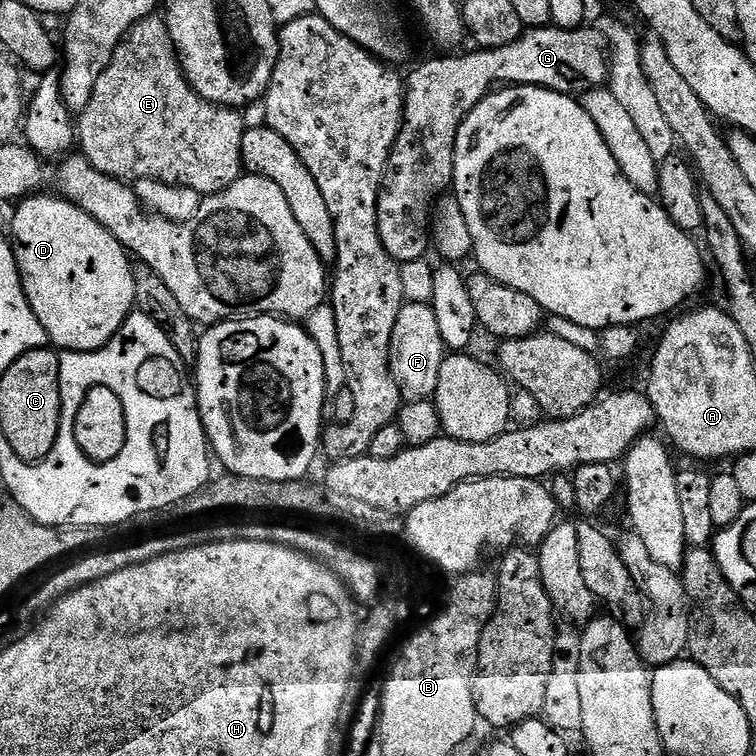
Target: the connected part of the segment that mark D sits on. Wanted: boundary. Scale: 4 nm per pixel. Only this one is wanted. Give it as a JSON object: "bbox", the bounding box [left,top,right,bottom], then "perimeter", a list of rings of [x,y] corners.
{"bbox":[10,194,136,352],"perimeter":[[[33,194],[21,199],[15,205],[15,208],[17,207],[16,213],[12,216],[10,239],[12,249],[16,251],[16,257],[18,258],[18,270],[22,278],[24,293],[30,302],[30,310],[34,310],[34,318],[38,318],[38,322],[42,322],[42,330],[46,330],[46,334],[52,339],[55,347],[66,352],[96,352],[99,348],[104,348],[116,337],[116,331],[124,324],[124,319],[131,316],[134,311],[136,299],[134,298],[134,274],[132,273],[133,261],[130,259],[126,249],[98,221],[90,218],[90,214],[83,212],[78,205],[72,204],[59,194],[44,195],[48,194]]]}

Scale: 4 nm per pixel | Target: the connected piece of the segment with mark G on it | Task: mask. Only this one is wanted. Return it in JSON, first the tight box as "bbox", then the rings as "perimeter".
{"bbox":[376,26,609,264],"perimeter":[[[596,26],[529,28],[506,46],[472,51],[476,52],[468,52],[465,56],[440,54],[437,60],[428,60],[425,64],[418,65],[406,76],[404,124],[392,147],[392,156],[388,160],[384,179],[380,182],[380,197],[376,207],[382,246],[400,264],[422,260],[429,255],[427,252],[430,252],[429,220],[432,206],[453,187],[454,154],[460,124],[472,113],[474,106],[478,106],[478,102],[482,102],[493,91],[494,86],[511,81],[508,79],[516,76],[515,83],[520,86],[548,88],[552,92],[565,94],[583,94],[592,88],[601,87],[607,81],[609,73],[607,42]]]}

